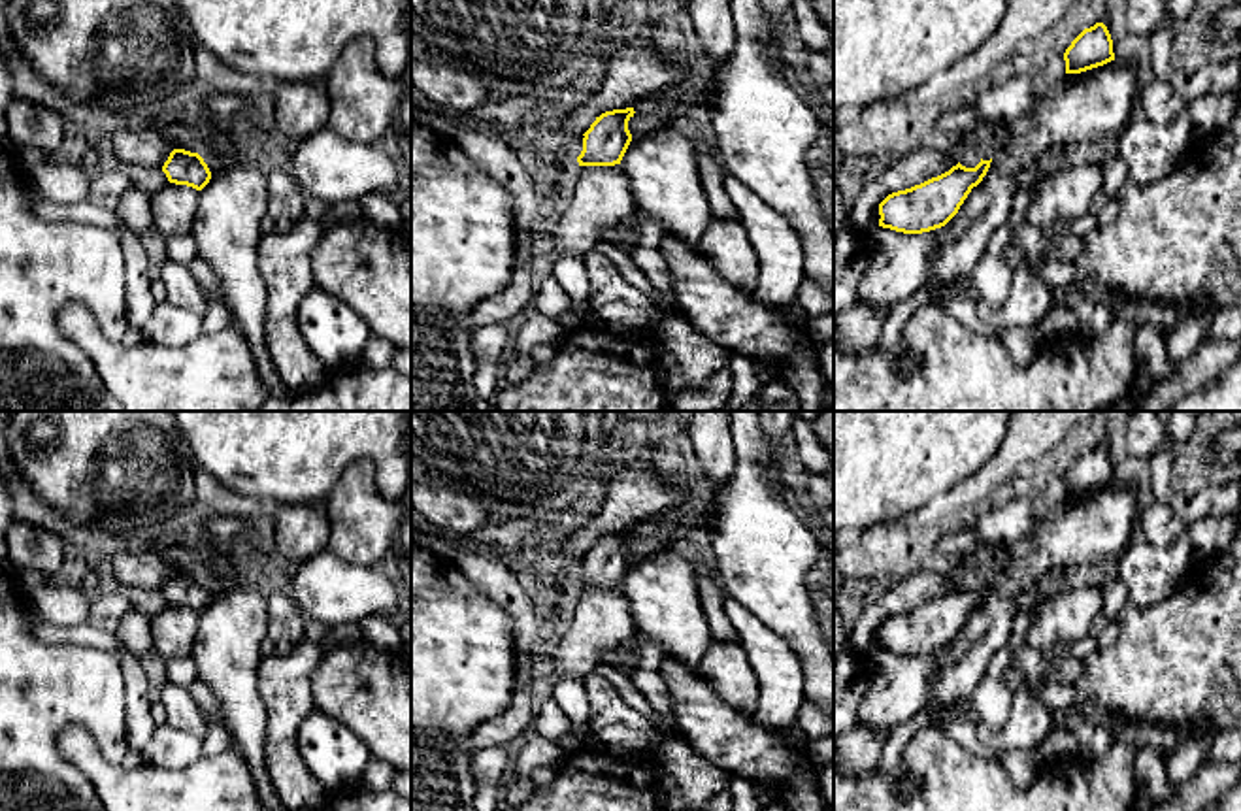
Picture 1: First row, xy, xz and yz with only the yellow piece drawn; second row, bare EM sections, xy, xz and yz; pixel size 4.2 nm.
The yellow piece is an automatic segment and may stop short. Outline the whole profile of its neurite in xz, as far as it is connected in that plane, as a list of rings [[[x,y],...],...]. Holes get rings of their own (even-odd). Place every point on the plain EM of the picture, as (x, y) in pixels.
[[[634,530],[605,534],[583,556],[583,573],[577,579],[579,588],[615,588],[620,587],[632,556],[628,543]]]

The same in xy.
[[[174,571],[164,585],[162,594],[170,605],[187,607],[196,613],[202,613],[211,602],[211,594],[204,581],[198,575],[185,571]]]

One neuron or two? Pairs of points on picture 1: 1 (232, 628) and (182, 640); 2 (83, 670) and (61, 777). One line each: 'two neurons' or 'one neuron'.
1: two neurons
2: one neuron

